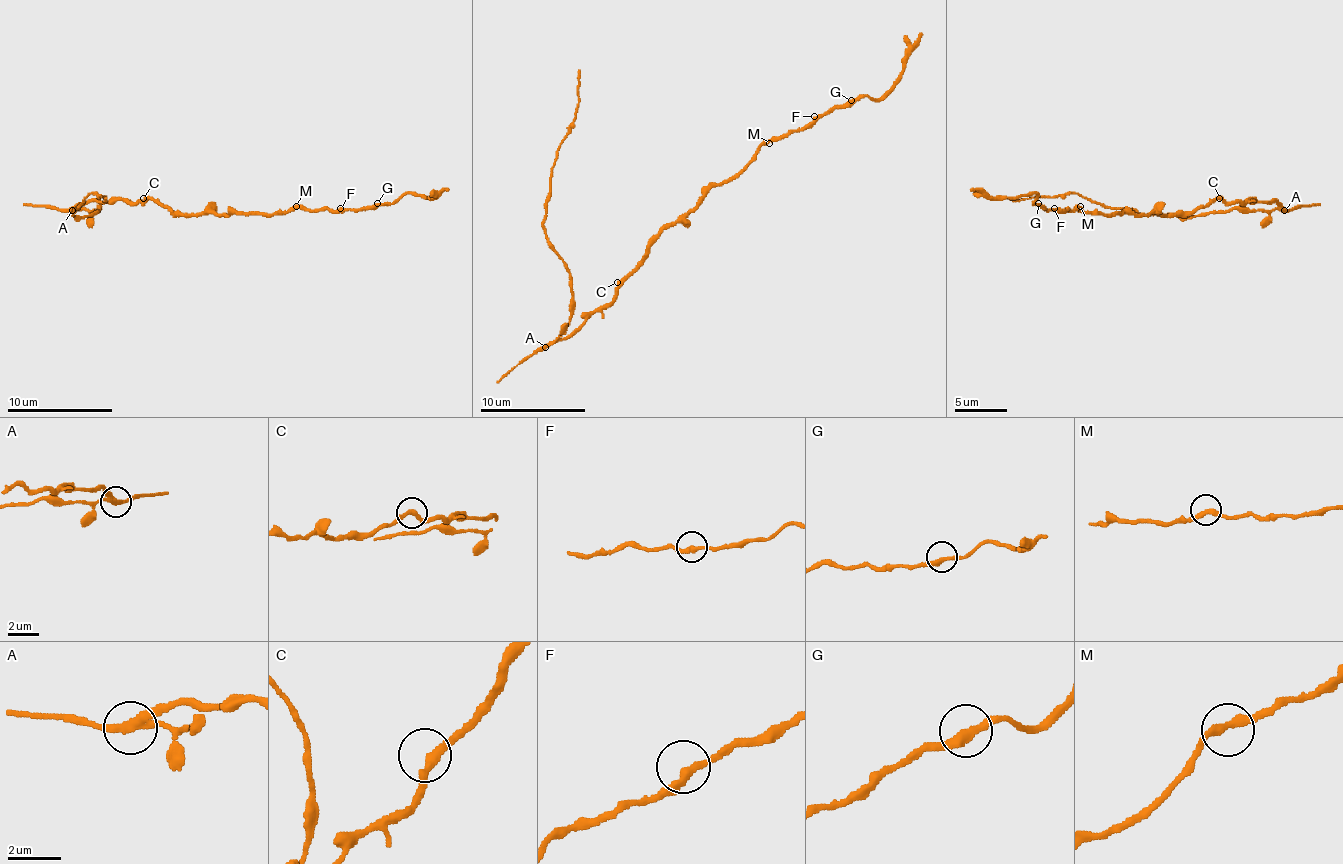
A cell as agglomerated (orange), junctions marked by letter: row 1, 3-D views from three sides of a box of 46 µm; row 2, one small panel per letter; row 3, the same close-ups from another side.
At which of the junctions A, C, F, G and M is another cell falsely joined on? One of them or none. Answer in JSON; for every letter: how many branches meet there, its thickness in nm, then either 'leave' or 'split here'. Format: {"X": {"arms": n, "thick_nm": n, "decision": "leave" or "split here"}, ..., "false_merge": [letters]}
{"A": {"arms": 2, "thick_nm": 320, "decision": "split here"}, "C": {"arms": 2, "thick_nm": 280, "decision": "leave"}, "F": {"arms": 2, "thick_nm": 320, "decision": "leave"}, "G": {"arms": 2, "thick_nm": 320, "decision": "leave"}, "M": {"arms": 2, "thick_nm": 320, "decision": "leave"}, "false_merge": ["A"]}

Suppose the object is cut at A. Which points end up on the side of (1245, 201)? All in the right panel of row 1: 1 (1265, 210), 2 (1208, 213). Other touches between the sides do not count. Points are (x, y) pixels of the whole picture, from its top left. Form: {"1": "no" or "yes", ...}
{"1": "no", "2": "no"}

